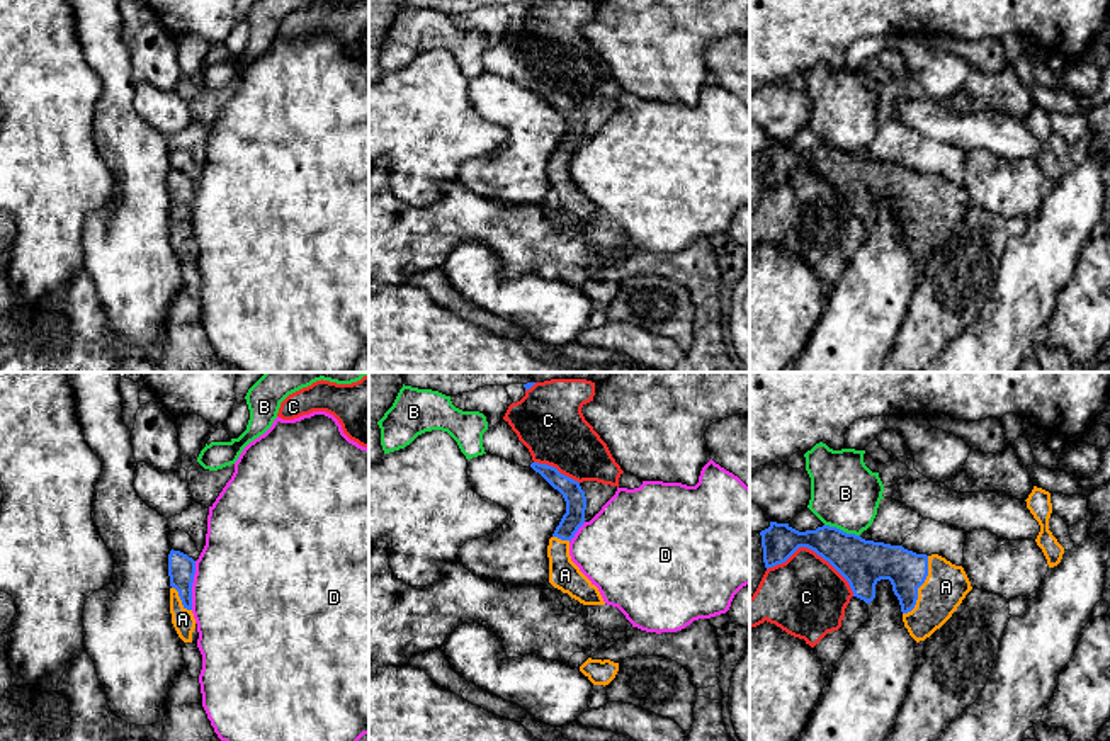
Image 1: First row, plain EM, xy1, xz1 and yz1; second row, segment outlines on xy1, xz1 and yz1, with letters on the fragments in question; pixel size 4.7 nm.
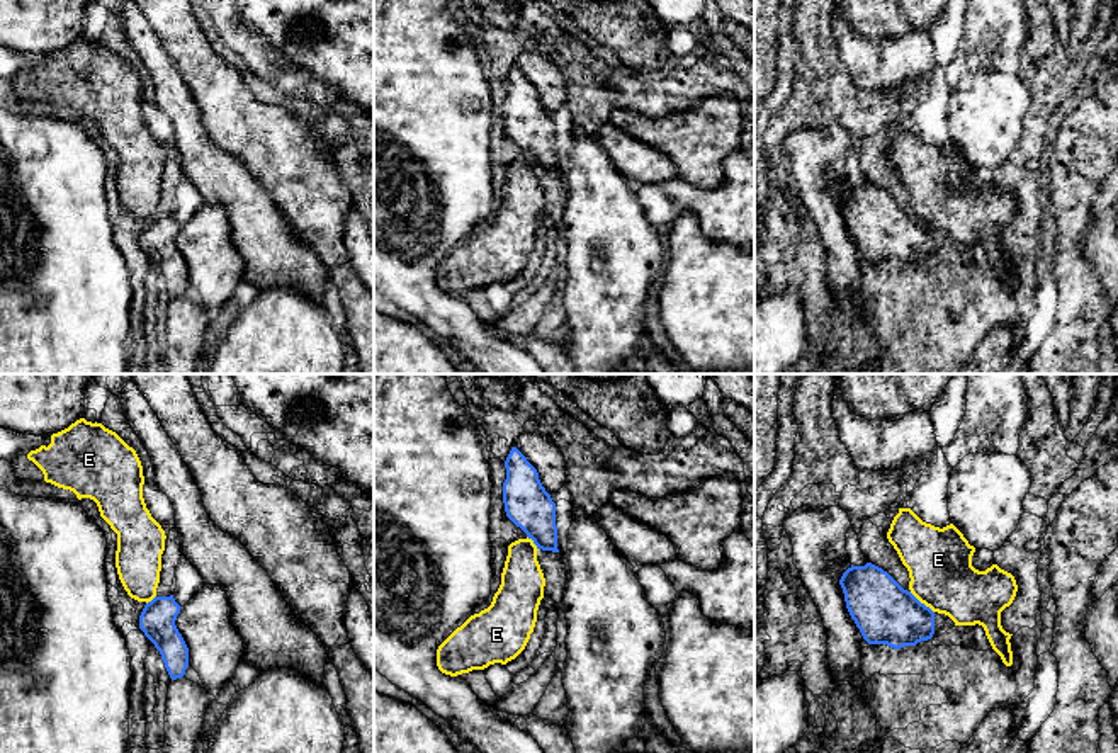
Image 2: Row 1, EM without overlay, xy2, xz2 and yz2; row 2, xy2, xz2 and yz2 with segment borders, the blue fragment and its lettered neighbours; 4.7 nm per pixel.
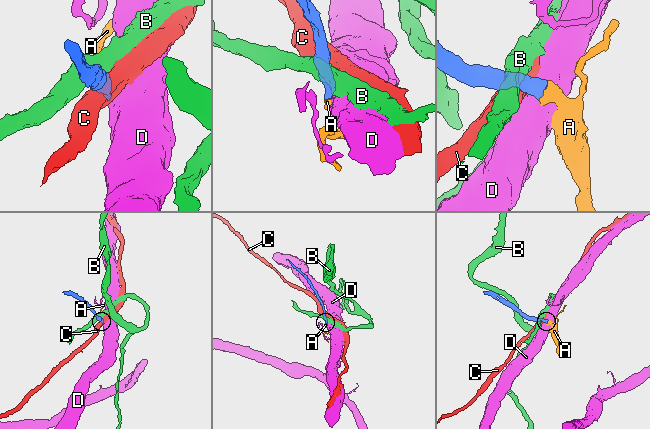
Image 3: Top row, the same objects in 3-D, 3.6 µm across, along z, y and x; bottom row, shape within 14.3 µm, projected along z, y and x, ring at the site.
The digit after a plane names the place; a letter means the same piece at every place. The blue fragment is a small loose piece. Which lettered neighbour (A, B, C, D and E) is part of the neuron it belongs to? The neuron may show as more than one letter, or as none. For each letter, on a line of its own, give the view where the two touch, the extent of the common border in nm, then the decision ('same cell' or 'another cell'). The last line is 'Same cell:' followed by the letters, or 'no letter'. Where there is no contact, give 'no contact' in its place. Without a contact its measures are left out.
A: contact in yz1; length 300 nm; same cell
B: contact in yz1; length 180 nm; another cell
C: contact in yz1; length 440 nm; another cell
D: contact in xy1; length 240 nm; another cell
E: contact in yz2; length 160 nm; another cell
Same cell: A

